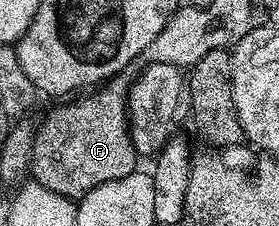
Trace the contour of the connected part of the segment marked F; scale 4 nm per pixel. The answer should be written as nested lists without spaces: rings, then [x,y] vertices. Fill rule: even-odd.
[[[116,77],[96,89],[92,98],[84,102],[67,100],[64,106],[55,106],[48,112],[31,139],[29,174],[34,181],[49,188],[49,192],[78,200],[109,180],[136,173],[137,155],[131,143],[131,127],[127,125],[129,82],[125,79]]]

